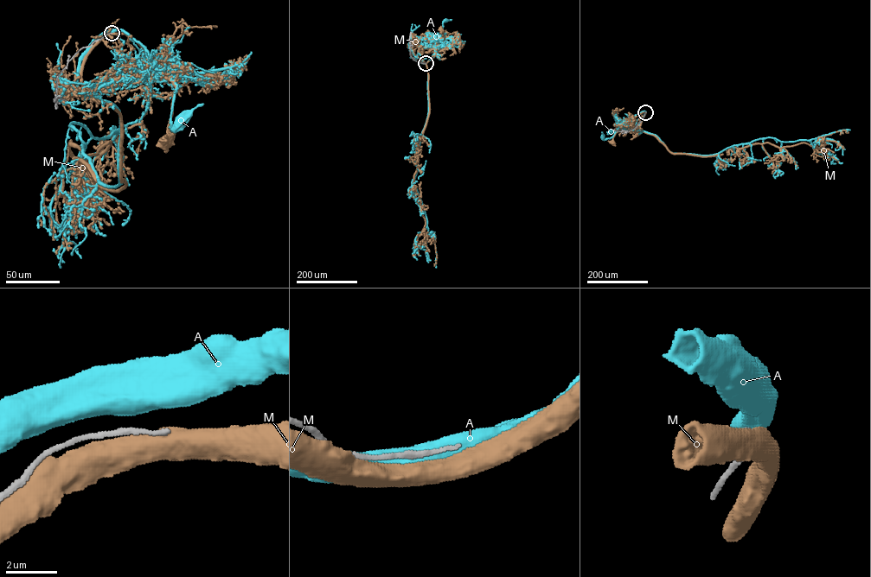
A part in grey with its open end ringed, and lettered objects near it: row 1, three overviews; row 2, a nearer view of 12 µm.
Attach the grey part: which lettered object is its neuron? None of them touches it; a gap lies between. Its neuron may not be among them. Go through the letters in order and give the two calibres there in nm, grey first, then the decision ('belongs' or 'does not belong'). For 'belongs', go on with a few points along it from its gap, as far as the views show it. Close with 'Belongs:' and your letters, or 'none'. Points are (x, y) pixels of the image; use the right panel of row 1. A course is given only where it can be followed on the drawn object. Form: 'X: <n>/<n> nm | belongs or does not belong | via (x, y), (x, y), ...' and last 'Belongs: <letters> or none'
A: 130/750 nm | does not belong
M: 130/750 nm | does not belong
Belongs: none

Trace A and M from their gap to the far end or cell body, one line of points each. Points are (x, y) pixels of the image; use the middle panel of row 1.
A: (425, 63), (444, 37), (442, 22), (445, 21)
M: (425, 63), (433, 56), (435, 45), (444, 37), (441, 30)

